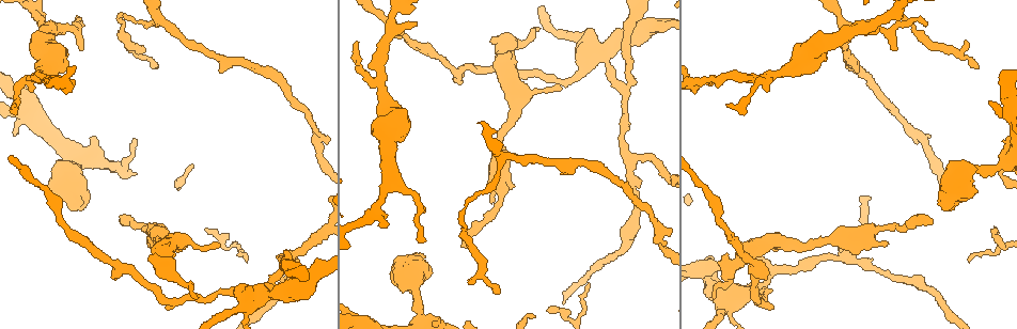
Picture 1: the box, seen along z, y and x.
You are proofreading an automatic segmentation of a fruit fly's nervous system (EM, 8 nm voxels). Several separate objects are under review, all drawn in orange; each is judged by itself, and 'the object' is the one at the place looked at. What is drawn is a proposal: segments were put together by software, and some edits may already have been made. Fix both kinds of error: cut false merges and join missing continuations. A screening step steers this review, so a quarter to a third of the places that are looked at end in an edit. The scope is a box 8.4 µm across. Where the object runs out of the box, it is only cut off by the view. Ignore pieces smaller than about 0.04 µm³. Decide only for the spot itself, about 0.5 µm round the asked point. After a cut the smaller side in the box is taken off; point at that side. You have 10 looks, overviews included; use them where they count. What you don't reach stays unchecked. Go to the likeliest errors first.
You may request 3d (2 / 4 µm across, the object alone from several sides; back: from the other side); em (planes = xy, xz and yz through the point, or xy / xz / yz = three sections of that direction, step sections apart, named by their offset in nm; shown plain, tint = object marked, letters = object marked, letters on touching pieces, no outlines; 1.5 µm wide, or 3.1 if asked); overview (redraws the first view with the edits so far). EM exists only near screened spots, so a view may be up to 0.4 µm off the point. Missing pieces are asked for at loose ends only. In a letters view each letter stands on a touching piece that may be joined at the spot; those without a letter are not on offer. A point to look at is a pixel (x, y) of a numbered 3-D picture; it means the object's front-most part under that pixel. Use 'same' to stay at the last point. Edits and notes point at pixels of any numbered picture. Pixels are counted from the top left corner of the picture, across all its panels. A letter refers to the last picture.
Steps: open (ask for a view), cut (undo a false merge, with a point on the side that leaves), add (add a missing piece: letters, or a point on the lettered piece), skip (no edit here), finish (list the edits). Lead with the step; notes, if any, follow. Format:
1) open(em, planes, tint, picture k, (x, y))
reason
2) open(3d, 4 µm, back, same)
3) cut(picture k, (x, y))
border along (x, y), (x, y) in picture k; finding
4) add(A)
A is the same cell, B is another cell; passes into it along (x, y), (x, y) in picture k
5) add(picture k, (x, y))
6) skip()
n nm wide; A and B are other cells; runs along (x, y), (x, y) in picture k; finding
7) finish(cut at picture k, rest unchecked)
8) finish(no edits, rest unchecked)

open(3d, 2 µm, picture 1, (931, 220))
tapers out

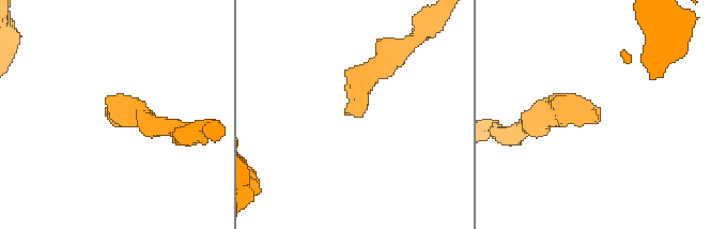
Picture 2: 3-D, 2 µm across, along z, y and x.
open(em, planes, plain, picture 2, (122, 113))

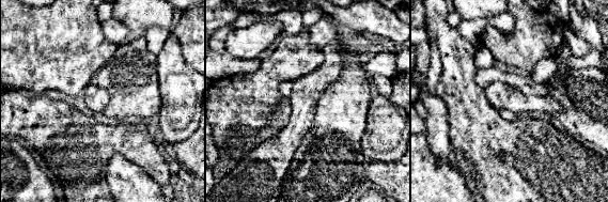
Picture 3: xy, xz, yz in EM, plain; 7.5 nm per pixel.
open(em, planes, letters, same)

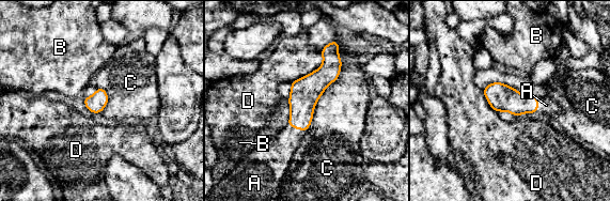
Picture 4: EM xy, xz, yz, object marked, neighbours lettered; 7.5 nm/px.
add(A)
A is the same cell, B, C and D are other cells; passes into it along (303, 96), (296, 127), (277, 154) in picture 4; the neuron continues

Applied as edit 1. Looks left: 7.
open(overview)

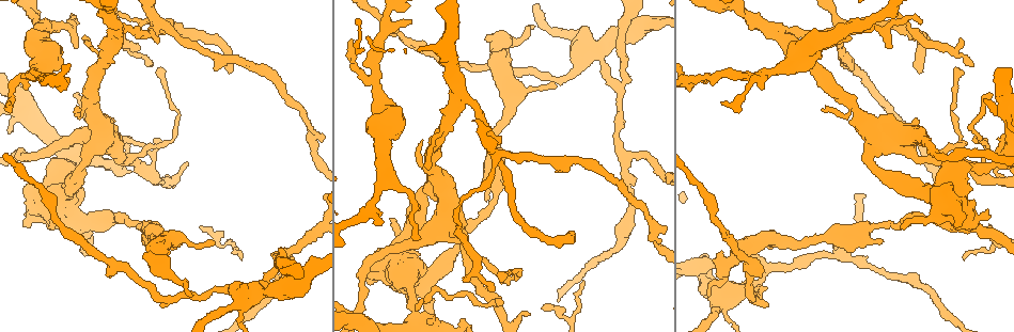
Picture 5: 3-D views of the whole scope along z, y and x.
open(3d, 4 µm, picture 5, (499, 44))
sharp bend

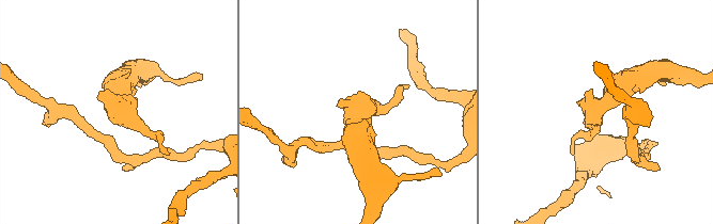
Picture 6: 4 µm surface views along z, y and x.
open(em, xz, step 4, tint, picture 6, (597, 107))
shape alone is not enough

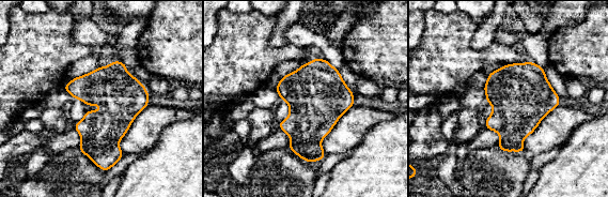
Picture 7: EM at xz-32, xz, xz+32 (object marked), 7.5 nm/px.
open(em, planes, letters, same)

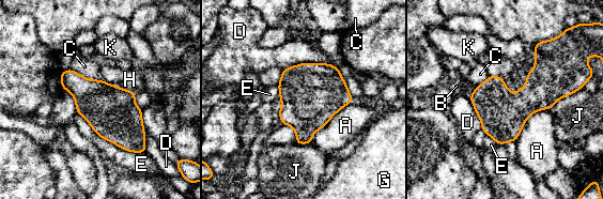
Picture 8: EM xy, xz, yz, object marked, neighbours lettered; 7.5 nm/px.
skip()
A, B, C, D, E, G, H, J and K are other cells; all the same neuron

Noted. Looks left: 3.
open(em, planes, tint, picture 5, (555, 87))
tapers out

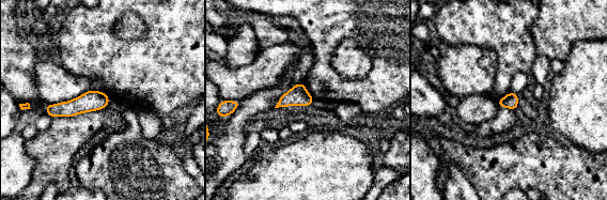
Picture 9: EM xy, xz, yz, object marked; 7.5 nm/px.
open(em, planes, letters, same)

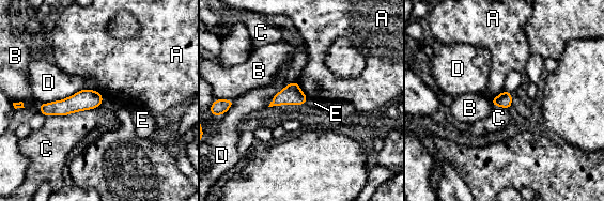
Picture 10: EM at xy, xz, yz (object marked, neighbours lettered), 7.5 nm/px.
skip()
A, B, C, D and E are other cells; runs along (99, 97), (64, 107), (42, 106) in picture 10; no lettered piece goes on from it

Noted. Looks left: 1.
open(em, planes, letters, picture 5, (841, 254))
branch point

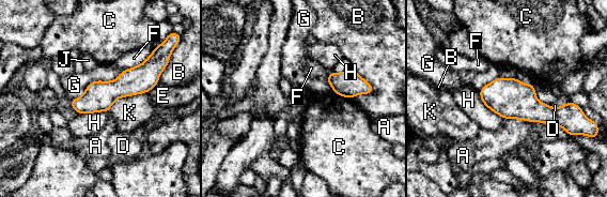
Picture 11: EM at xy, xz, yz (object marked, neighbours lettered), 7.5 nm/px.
skip()
A, B, C, D, E, F, G, H, J and K are other cells; border along (146, 92), (120, 96), (108, 111) in picture 11; one neuron here

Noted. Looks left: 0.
finish(add at picture 4, rest unchecked)

